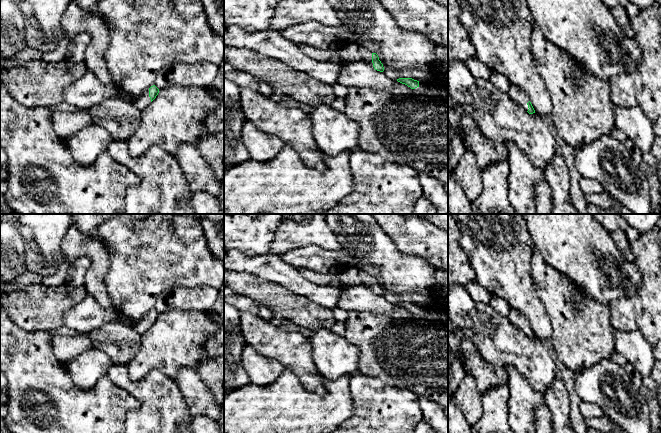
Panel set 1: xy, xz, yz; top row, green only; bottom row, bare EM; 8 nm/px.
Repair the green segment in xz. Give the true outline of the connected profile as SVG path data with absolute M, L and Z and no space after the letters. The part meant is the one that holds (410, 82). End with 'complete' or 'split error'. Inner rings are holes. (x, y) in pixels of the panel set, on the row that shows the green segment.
M399 78L397 81L407 85L416 93L448 99L448 92L438 82L422 83L412 78Z | split error

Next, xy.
M153 85L148 90L146 90L140 97L138 97L136 100L133 100L131 104L140 111L143 111L156 98L158 93L159 89L155 85Z | split error

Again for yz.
M512 84L507 93L513 101L520 104L529 114L535 113L530 100L523 89Z | split error

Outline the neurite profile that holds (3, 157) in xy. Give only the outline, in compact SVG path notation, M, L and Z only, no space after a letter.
M0 148L0 180L6 180L8 178L8 157L5 151Z

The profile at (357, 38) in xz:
M354 33L353 35L353 41L354 43L357 43L364 48L370 50L372 53L378 53L378 44L374 41L371 40L366 40L365 38L362 37L361 34Z

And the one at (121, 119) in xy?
M115 96L87 110L91 121L106 129L112 139L128 141L141 122L141 111Z

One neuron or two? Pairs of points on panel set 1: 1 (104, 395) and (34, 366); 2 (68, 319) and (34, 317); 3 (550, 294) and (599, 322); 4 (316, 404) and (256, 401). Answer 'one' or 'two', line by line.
1: one
2: two
3: one
4: one

